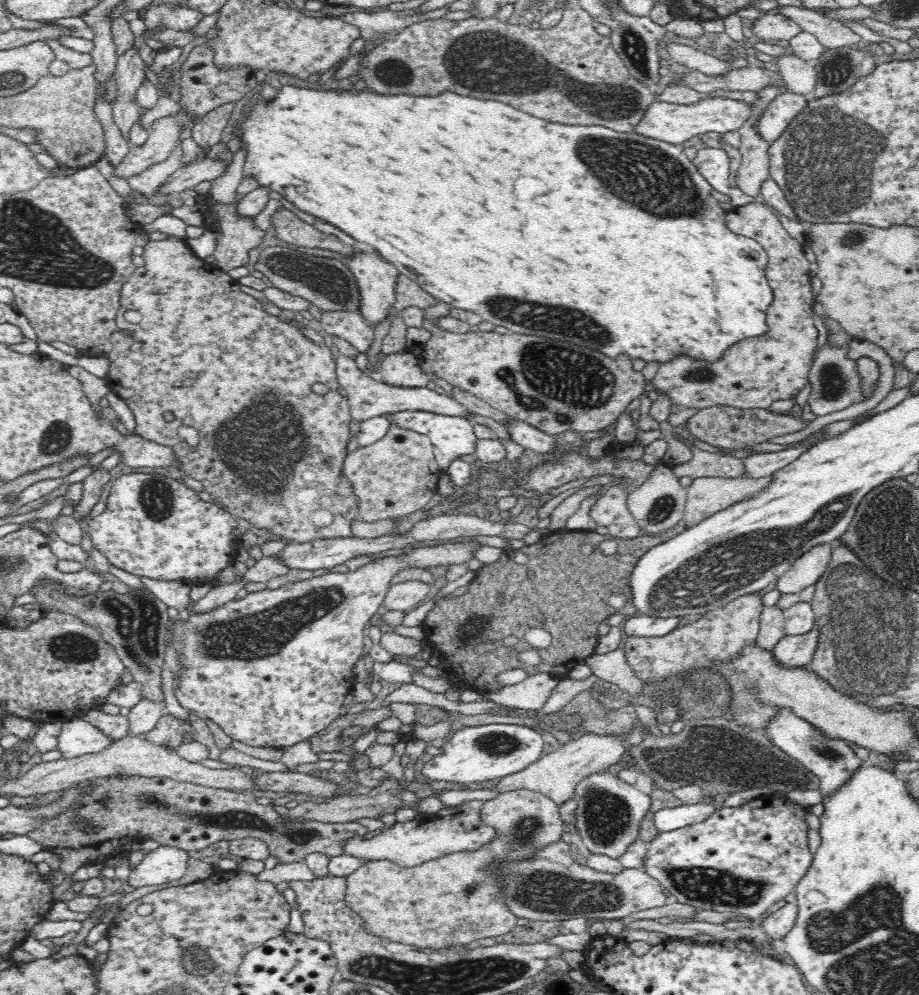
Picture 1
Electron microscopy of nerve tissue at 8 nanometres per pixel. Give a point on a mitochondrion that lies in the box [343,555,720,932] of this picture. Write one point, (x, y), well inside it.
(550, 893)

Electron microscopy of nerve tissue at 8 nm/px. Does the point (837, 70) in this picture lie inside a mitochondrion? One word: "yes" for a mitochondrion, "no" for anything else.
yes

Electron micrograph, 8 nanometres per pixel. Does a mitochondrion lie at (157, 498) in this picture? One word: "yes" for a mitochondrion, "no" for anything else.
yes

